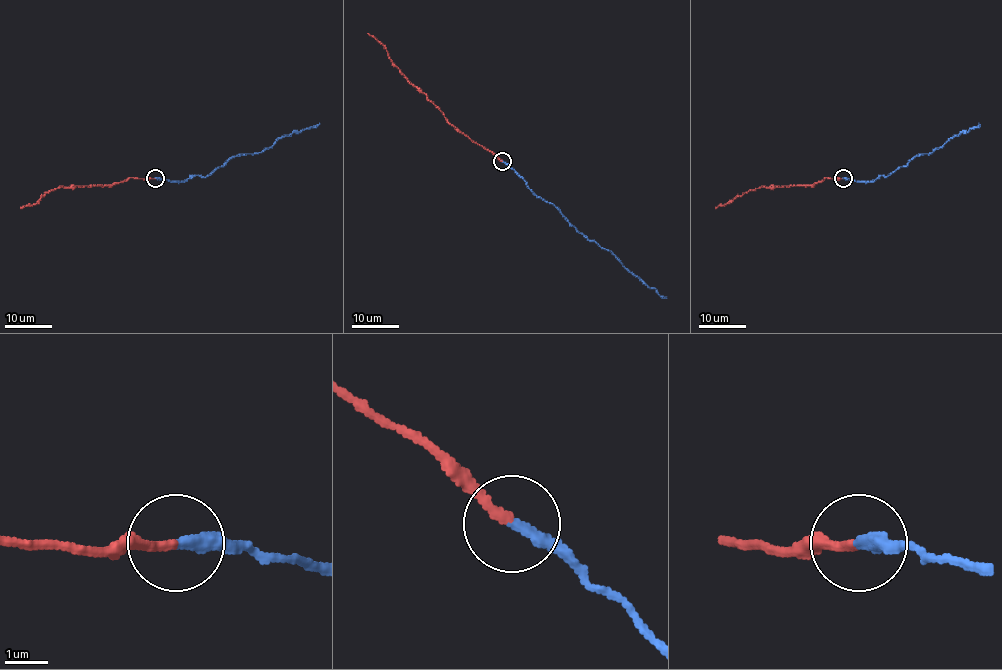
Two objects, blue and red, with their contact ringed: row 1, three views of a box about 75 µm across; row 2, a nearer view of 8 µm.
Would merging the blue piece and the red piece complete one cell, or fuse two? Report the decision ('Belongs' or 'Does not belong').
Does not belong

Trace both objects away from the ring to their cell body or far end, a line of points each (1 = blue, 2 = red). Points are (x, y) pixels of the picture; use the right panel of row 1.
1: (843, 179), (874, 181), (881, 175), (887, 177), (915, 156), (941, 148), (950, 138), (976, 128), (979, 123)
2: (843, 179), (826, 177), (813, 184), (749, 189), (715, 208)

